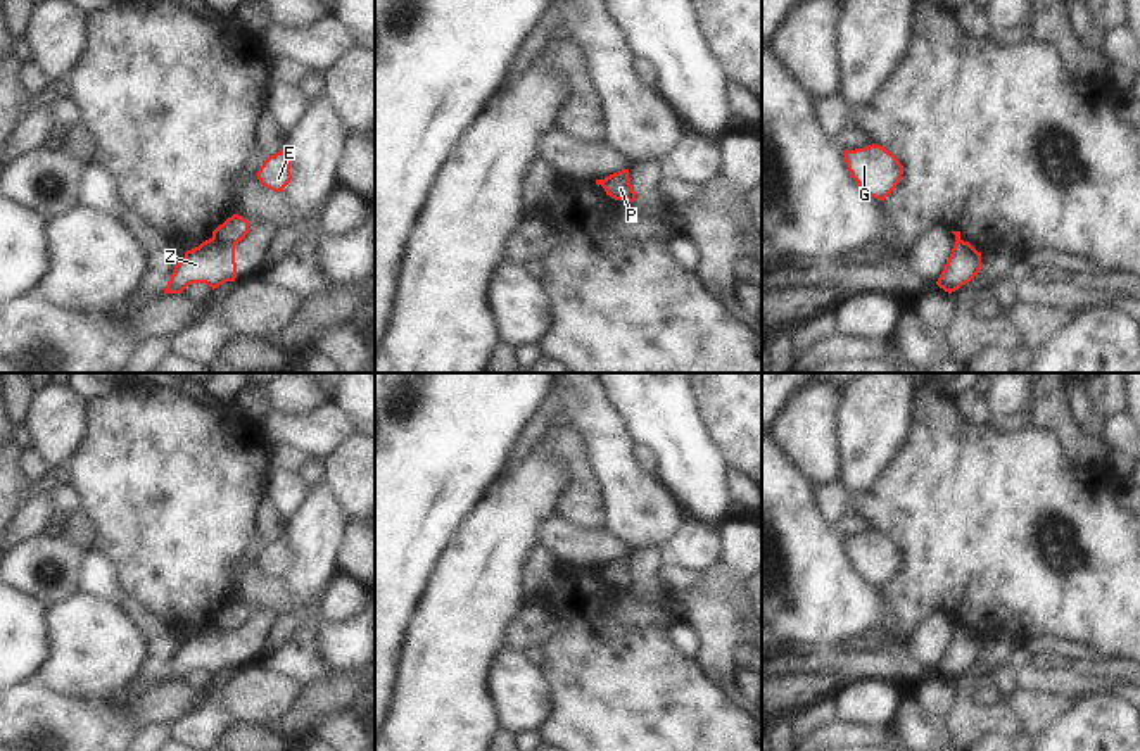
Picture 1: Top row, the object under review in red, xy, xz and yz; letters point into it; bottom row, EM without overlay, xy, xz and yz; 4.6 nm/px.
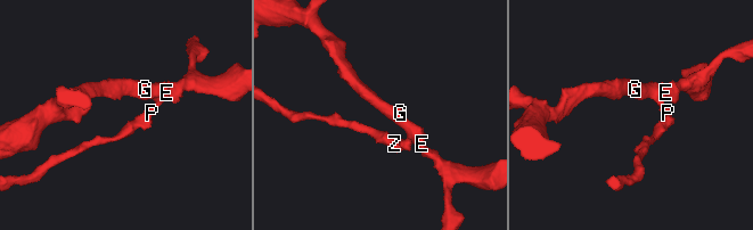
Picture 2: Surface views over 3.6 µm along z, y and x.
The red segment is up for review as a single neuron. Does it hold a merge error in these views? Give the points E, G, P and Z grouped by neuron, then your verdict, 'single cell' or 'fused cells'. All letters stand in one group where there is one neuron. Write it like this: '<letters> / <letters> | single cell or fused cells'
E G P / Z | fused cells

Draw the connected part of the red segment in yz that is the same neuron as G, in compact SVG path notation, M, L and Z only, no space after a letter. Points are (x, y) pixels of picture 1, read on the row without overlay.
M881 532L845 537L845 549L858 573L877 587L884 587L900 570L903 552Z

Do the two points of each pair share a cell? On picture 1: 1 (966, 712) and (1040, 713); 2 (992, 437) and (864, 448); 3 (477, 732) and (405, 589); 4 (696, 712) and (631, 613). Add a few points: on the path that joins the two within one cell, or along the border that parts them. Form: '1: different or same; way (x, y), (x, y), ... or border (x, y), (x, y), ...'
1: different; border (1006, 701), (1023, 732)
2: different; border (912, 404), (907, 437), (880, 479)
3: different; border (432, 572), (399, 646)
4: different; border (605, 605), (605, 610), (620, 625), (660, 627)

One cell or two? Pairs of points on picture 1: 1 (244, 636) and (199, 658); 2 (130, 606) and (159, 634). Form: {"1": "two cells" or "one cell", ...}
{"1": "one cell", "2": "one cell"}

